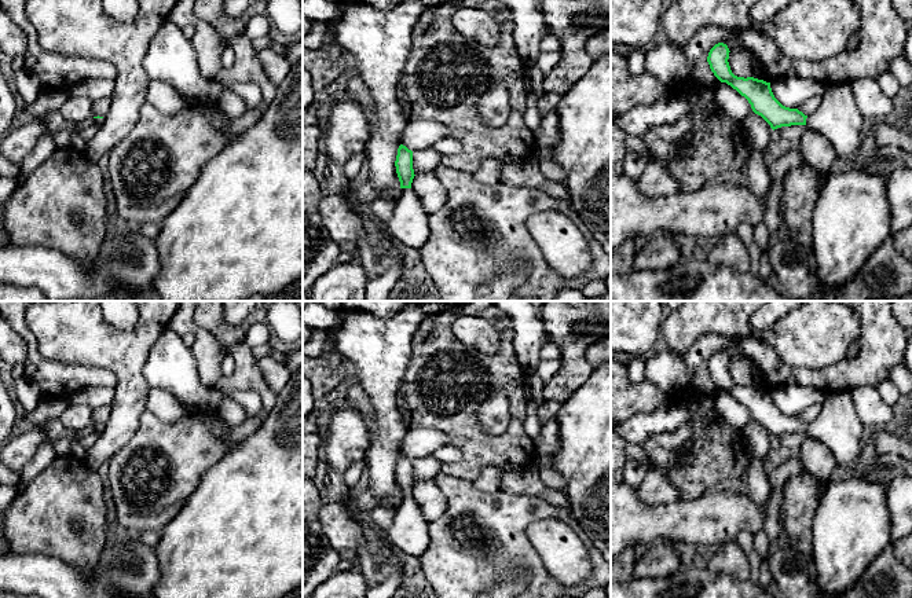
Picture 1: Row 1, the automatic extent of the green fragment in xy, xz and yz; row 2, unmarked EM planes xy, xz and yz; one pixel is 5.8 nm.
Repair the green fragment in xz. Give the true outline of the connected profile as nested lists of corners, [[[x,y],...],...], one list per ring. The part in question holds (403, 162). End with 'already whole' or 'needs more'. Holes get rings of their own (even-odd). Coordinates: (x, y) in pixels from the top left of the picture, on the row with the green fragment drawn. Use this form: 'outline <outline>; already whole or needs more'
outline [[[403,144],[398,148],[395,166],[400,190],[387,232],[400,246],[418,250],[429,241],[429,213],[422,208],[420,199],[411,190],[411,183],[415,176],[413,169],[413,151]]]; needs more

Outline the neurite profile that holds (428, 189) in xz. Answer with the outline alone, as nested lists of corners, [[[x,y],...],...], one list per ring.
[[[432,172],[414,176],[411,190],[429,214],[439,210],[447,198],[444,186]]]

